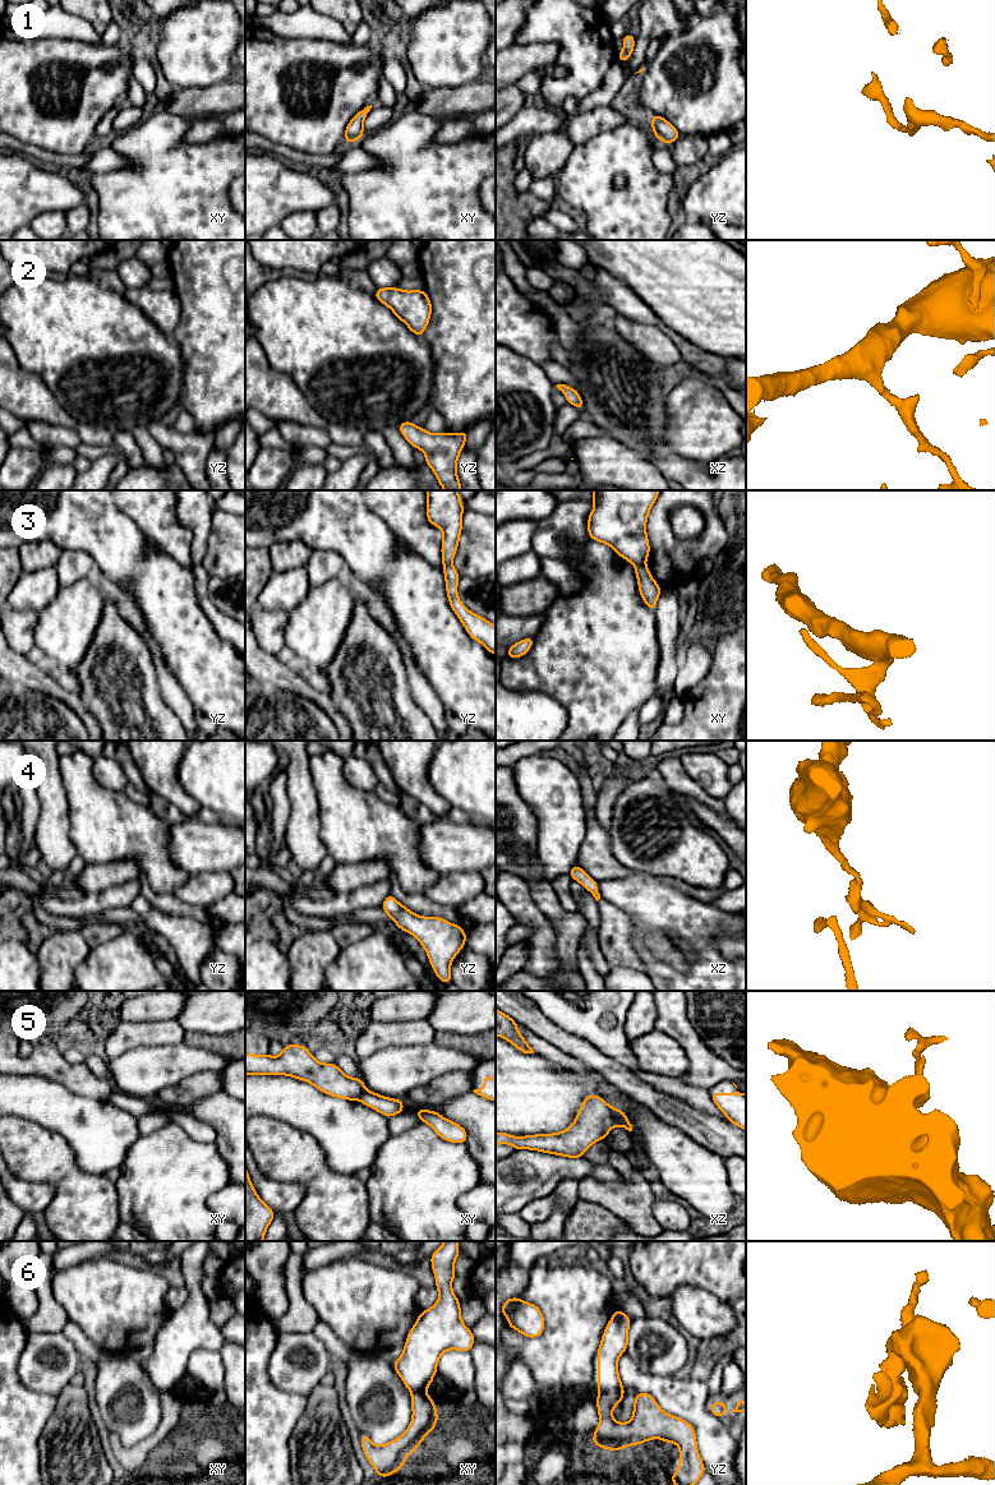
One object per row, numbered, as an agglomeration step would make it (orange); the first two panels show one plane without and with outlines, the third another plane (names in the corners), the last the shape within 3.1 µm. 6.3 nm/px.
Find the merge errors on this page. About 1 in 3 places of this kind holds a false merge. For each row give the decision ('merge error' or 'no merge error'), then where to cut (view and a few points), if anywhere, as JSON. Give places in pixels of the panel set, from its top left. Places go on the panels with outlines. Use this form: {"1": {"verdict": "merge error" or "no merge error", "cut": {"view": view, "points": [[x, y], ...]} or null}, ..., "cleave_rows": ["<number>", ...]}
{"1": {"verdict": "no merge error", "cut": null}, "2": {"verdict": "no merge error", "cut": null}, "3": {"verdict": "merge error", "cut": {"view": "xy", "points": [[644, 562], [635, 566]]}}, "4": {"verdict": "no merge error", "cut": null}, "5": {"verdict": "merge error", "cut": {"view": "xz", "points": [[613, 1108], [613, 1119], [617, 1125]]}}, "6": {"verdict": "merge error", "cut": {"view": "yz", "points": [[621, 1386], [599, 1393]]}}, "cleave_rows": ["3", "5", "6"]}

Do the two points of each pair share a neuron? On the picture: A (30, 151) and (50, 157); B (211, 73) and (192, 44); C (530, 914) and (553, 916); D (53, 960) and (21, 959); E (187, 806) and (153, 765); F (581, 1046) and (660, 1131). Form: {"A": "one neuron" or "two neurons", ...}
{"A": "one neuron", "B": "one neuron", "C": "two neurons", "D": "two neurons", "E": "one neuron", "F": "two neurons"}

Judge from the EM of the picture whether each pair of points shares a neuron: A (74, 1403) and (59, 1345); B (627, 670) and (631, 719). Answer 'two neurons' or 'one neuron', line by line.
A: two neurons
B: two neurons

